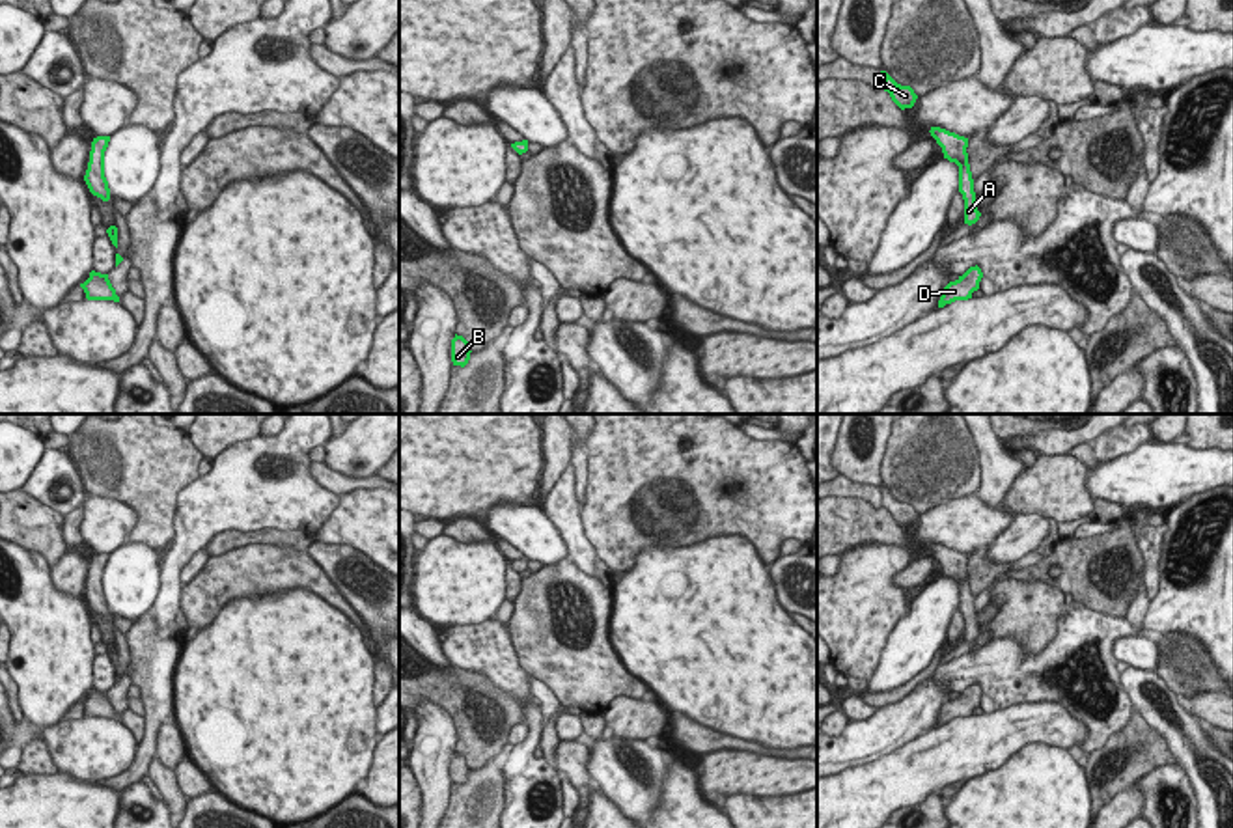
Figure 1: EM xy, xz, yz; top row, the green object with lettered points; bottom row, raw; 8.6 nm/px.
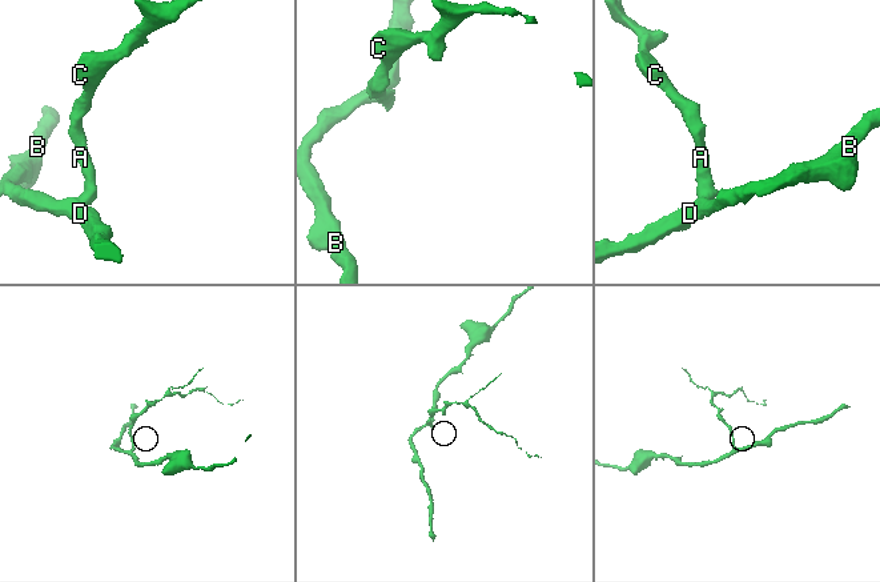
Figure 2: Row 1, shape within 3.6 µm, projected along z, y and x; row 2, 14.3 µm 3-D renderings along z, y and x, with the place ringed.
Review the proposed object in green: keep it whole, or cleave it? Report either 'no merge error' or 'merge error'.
no merge error

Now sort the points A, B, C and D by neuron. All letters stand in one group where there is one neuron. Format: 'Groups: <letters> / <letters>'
Groups: A B C D.

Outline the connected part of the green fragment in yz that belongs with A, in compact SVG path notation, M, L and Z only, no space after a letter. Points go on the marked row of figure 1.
M931 127L931 136L942 147L944 159L959 166L959 192L964 200L964 224L972 226L979 220L981 213L976 207L974 179L968 164L968 138L949 132L940 127Z

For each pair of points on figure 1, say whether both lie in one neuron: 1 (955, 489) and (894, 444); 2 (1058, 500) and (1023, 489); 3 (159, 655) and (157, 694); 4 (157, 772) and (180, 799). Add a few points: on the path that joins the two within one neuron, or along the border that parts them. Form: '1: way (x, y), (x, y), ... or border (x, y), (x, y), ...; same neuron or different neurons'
1: way (941, 474), (918, 452), (909, 450); same neuron
2: way (1049, 491), (1032, 489); same neuron
3: way (157, 664), (157, 685); same neuron
4: way (163, 778), (174, 793); same neuron

